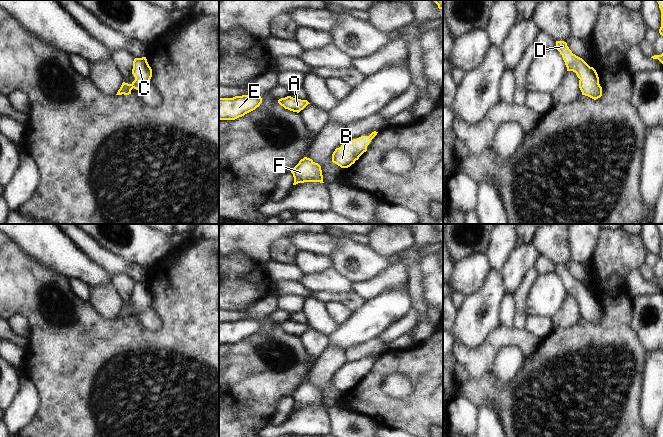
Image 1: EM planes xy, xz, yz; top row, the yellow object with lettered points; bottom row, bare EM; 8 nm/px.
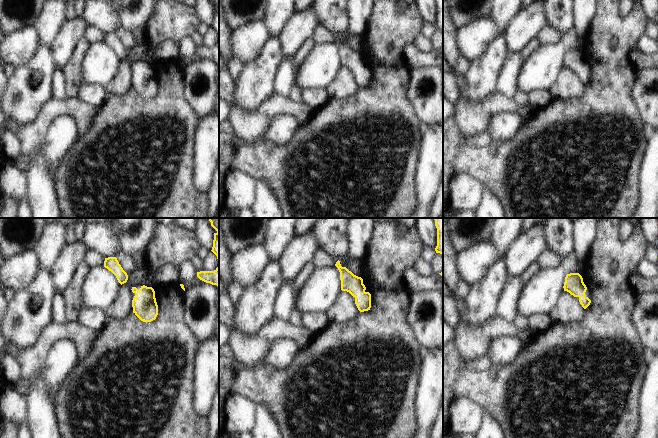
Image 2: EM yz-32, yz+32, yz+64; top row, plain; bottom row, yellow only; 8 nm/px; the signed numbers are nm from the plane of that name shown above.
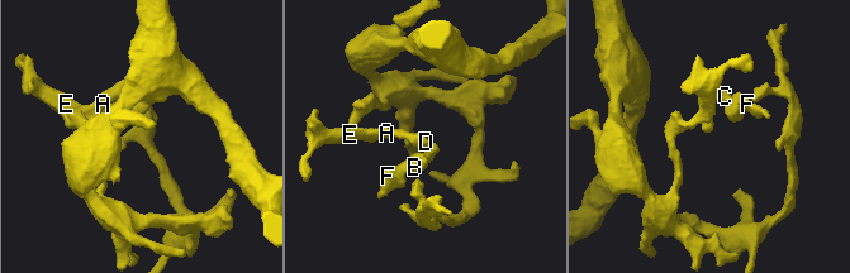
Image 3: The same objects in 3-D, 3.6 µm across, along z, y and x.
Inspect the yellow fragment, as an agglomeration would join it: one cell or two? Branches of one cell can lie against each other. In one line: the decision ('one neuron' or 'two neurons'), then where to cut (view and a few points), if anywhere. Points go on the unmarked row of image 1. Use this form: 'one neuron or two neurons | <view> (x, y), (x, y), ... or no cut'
one neuron | no cut

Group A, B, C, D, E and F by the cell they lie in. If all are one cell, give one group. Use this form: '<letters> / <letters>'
A B C D E F

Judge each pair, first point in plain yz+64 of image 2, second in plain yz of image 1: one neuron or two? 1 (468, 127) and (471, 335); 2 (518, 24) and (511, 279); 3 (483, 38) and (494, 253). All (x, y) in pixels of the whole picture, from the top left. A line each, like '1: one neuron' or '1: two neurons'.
1: two neurons
2: one neuron
3: two neurons

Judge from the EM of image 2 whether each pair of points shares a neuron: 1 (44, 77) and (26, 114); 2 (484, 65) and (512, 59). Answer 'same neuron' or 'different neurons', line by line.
1: same neuron
2: different neurons

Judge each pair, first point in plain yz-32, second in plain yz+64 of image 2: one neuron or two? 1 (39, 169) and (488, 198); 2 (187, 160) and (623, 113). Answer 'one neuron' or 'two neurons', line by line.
1: one neuron
2: one neuron

